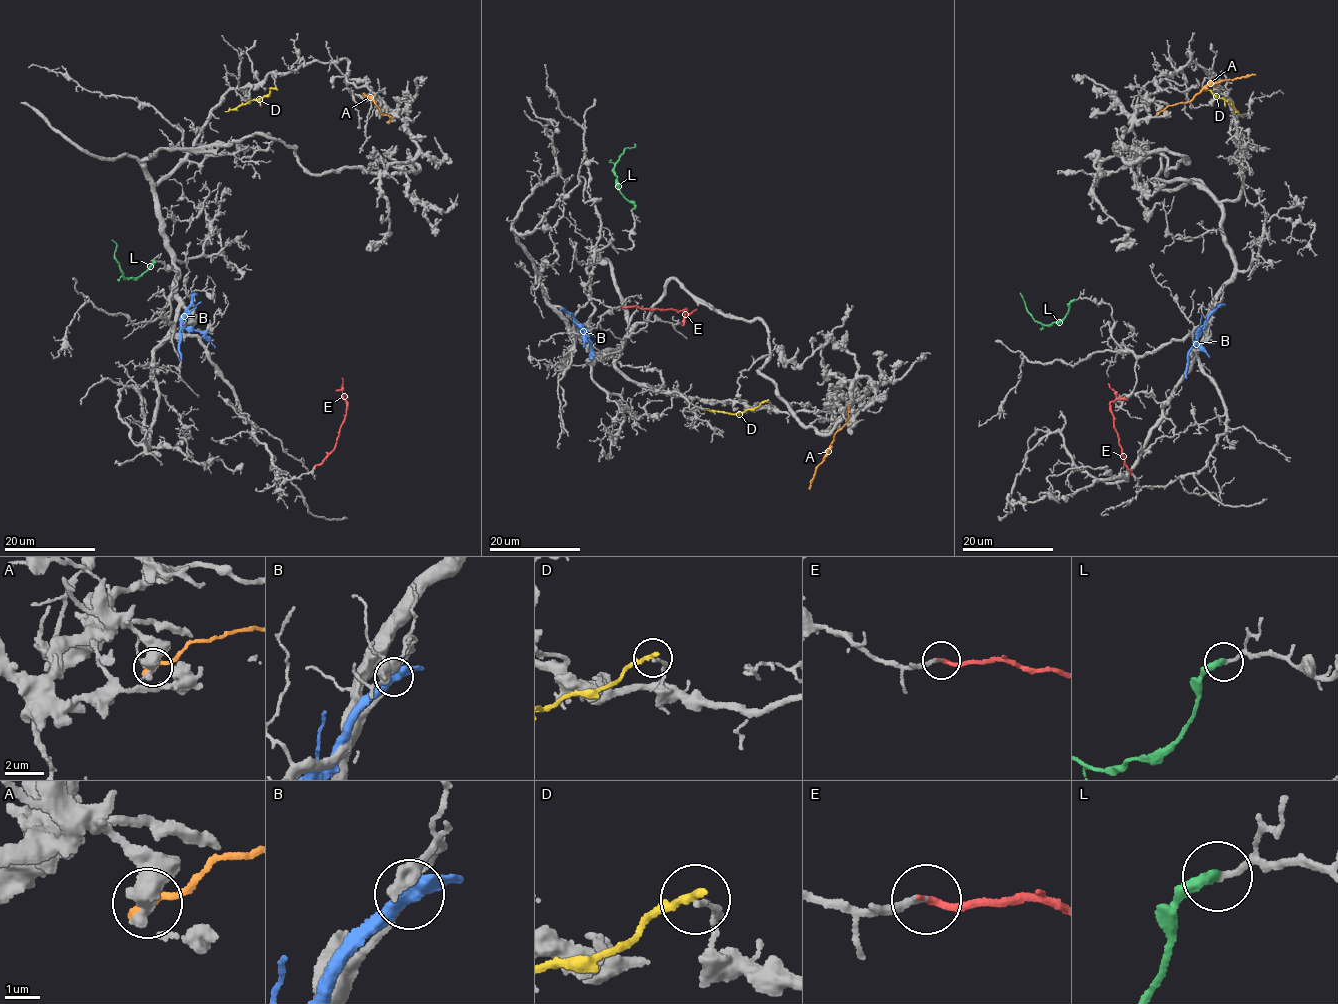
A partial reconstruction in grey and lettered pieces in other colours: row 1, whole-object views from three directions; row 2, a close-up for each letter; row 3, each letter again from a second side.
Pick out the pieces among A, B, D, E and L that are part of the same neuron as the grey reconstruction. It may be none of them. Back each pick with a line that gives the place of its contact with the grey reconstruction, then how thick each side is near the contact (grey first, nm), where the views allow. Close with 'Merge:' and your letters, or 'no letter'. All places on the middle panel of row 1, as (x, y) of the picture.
E: Touches grey at (621, 306). Thickness 240 nm (grey) against 200 nm
L: Touches grey at (633, 209). Thickness 180 nm (grey) against 300 nm
Merge: E, L

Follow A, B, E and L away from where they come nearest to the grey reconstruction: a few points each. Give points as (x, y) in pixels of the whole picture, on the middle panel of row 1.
A: (848, 409), (847, 422), (835, 432), (809, 489)
B: (591, 351), (590, 344), (576, 322), (584, 332), (582, 347)
E: (621, 306), (686, 309), (685, 314), (688, 315), (697, 309)
L: (633, 209), (632, 202), (619, 190), (614, 164), (627, 147), (635, 146), (634, 144)

